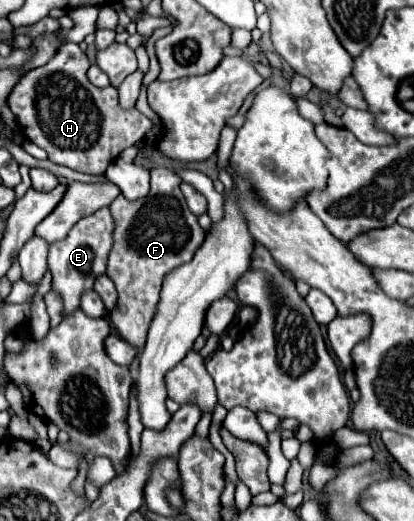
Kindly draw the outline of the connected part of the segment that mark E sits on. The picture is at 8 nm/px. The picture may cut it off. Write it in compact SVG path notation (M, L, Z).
M107 207L79 219L75 227L69 231L69 235L61 241L55 241L49 245L49 269L53 273L53 289L61 293L65 301L65 313L71 313L79 307L81 293L87 289L93 289L95 277L105 273L107 253L111 251L111 213Z

